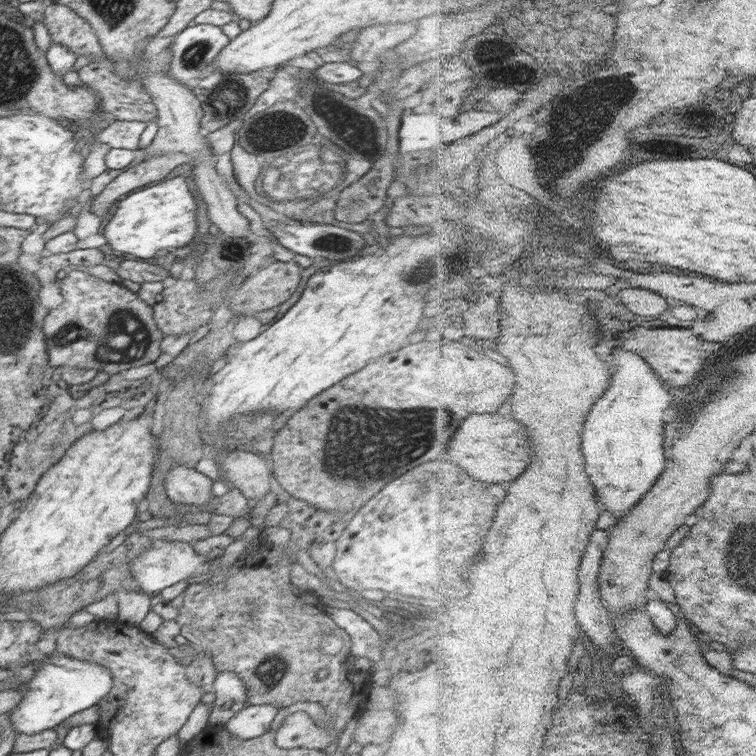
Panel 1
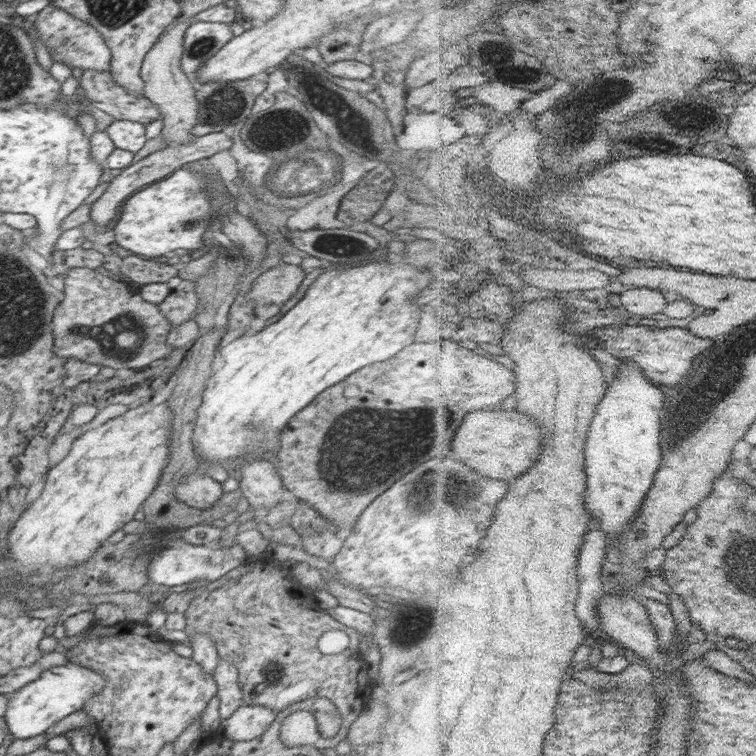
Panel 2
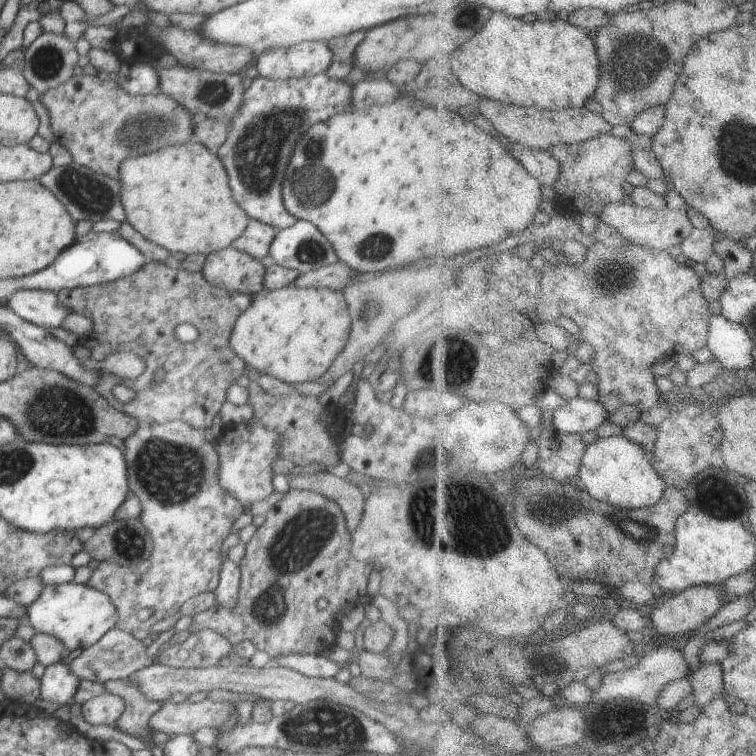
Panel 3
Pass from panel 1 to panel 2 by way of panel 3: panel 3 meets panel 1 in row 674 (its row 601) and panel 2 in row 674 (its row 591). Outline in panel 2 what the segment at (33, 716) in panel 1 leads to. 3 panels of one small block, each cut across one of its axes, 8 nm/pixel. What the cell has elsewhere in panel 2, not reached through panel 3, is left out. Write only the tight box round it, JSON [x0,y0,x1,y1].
[3,662,107,739]

